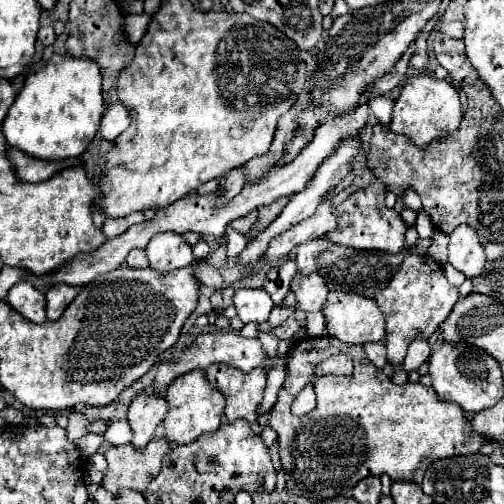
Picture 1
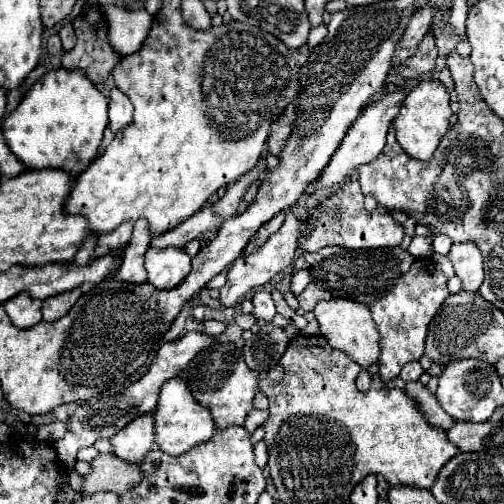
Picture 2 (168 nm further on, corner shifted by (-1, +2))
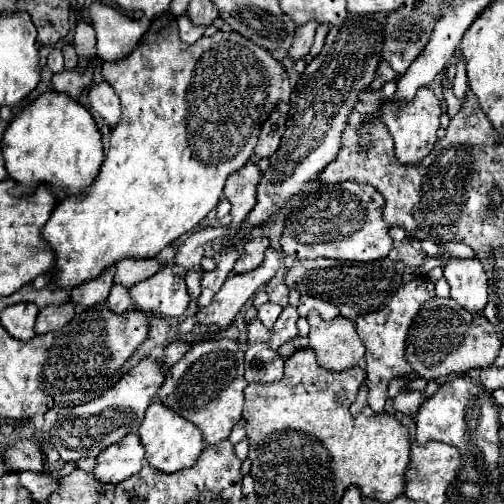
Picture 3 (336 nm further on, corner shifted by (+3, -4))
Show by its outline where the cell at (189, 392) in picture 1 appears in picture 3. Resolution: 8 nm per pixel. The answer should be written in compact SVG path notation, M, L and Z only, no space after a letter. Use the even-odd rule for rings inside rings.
M157 400L153 404L149 404L149 408L145 412L145 420L139 426L139 438L141 438L141 444L145 446L147 462L165 474L193 466L197 462L201 450L205 448L205 438L203 438L201 430L193 422L177 416L177 412L169 410L163 402L157 402Z

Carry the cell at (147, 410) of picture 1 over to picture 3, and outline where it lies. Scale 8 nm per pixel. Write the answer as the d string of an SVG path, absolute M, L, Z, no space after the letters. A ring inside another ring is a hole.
M137 434L125 436L117 444L111 444L97 456L97 468L93 474L105 484L119 484L121 480L137 474L145 462L145 448Z

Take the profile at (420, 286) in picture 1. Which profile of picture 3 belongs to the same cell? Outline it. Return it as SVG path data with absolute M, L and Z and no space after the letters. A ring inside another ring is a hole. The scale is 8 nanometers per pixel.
M415 276L411 282L401 284L401 288L395 292L395 296L389 300L389 304L377 312L367 312L357 316L355 326L357 332L367 348L365 360L367 360L367 380L369 380L369 398L367 404L375 412L383 412L385 400L387 400L387 384L403 374L411 374L413 368L409 366L409 360L405 356L405 344L407 344L407 332L419 314L421 306L429 302L435 296L435 284L427 276Z

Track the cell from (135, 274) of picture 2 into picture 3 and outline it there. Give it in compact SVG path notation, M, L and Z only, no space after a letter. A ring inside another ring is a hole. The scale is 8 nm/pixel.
M113 284L111 288L111 294L107 298L107 304L109 308L113 308L115 312L125 312L131 308L131 294L129 294L129 288L121 286L121 284Z

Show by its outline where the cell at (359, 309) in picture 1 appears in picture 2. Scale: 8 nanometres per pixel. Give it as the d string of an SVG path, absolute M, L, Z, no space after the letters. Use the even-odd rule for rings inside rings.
M335 298L335 300L321 300L315 310L313 310L317 322L319 322L319 330L321 334L327 338L327 342L335 348L341 350L343 354L347 354L353 362L361 364L363 368L369 368L371 364L377 362L379 358L379 332L375 328L375 322L371 318L371 312L367 306L361 306L353 300L345 300L345 298Z

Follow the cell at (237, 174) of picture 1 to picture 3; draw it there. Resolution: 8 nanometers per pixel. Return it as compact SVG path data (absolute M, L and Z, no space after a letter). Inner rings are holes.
M153 256L153 258L123 258L117 262L117 274L115 274L115 282L119 284L125 284L127 288L131 288L133 284L153 276L153 272L159 270L159 258Z

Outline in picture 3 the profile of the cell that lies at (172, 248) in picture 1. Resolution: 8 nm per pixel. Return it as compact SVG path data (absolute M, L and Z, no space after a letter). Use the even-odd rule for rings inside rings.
M179 264L163 266L129 292L133 296L133 308L167 318L179 318L191 300L185 284L185 268Z

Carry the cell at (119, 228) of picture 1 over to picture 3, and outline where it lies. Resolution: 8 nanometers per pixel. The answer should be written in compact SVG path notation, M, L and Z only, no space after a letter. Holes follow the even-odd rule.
M115 264L111 268L105 268L105 272L99 274L97 278L71 288L71 300L79 308L91 308L93 304L105 302L113 286L113 276L115 276Z

